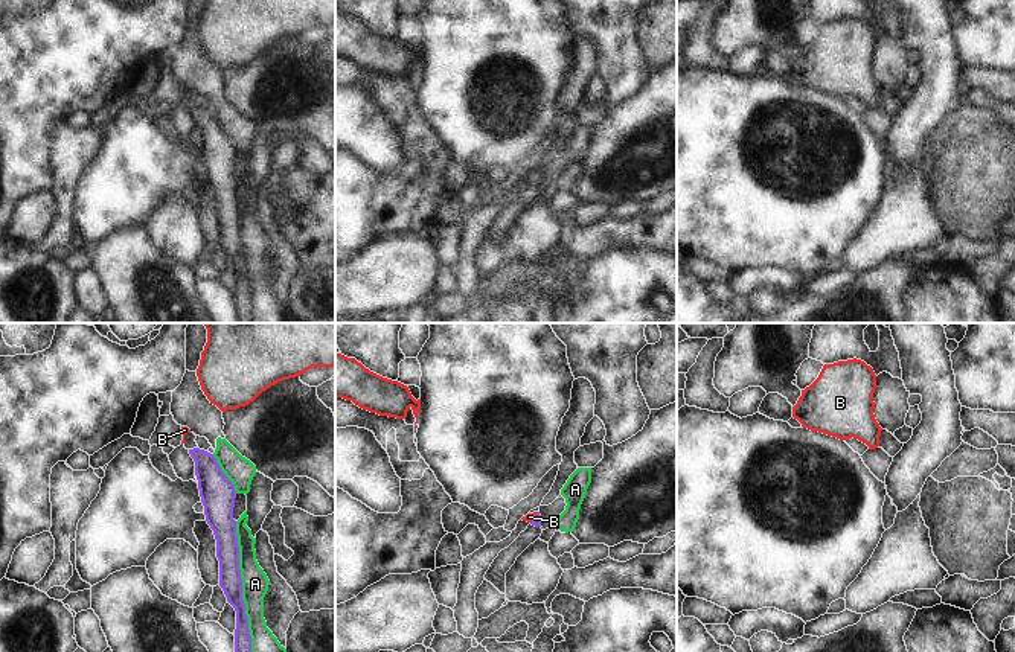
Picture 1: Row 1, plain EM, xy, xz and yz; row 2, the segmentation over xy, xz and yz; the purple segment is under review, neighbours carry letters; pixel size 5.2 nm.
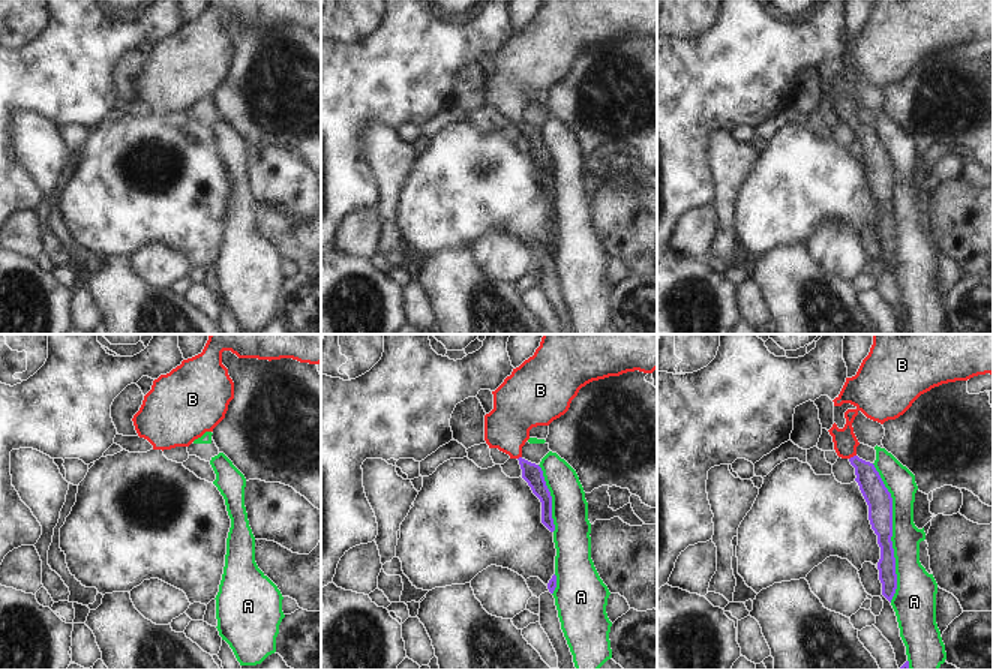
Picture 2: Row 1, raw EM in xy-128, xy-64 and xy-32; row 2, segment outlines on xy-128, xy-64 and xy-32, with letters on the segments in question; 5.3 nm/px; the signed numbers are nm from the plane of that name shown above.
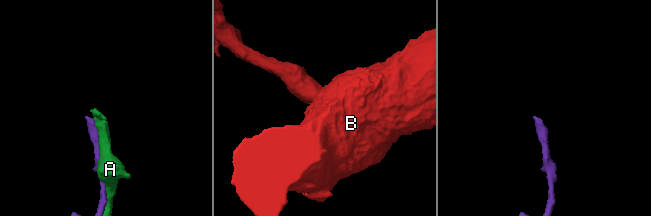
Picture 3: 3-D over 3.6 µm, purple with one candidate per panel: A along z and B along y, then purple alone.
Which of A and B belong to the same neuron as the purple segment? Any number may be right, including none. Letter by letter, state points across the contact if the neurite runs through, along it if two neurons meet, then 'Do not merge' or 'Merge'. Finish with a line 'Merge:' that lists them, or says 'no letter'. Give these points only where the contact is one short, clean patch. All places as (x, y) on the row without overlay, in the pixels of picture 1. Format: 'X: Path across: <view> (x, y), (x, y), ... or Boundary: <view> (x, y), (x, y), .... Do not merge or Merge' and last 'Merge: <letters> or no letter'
A: Do not merge
B: Path across: xz (537, 180), (534, 177), (529, 175). Merge
Merge: B

